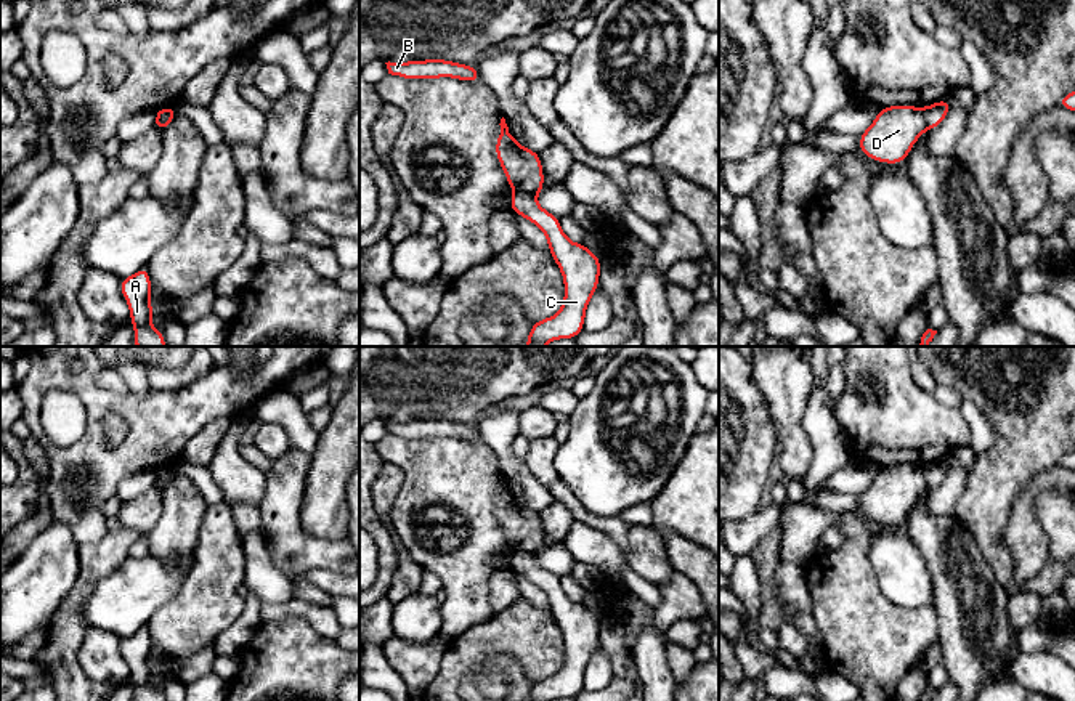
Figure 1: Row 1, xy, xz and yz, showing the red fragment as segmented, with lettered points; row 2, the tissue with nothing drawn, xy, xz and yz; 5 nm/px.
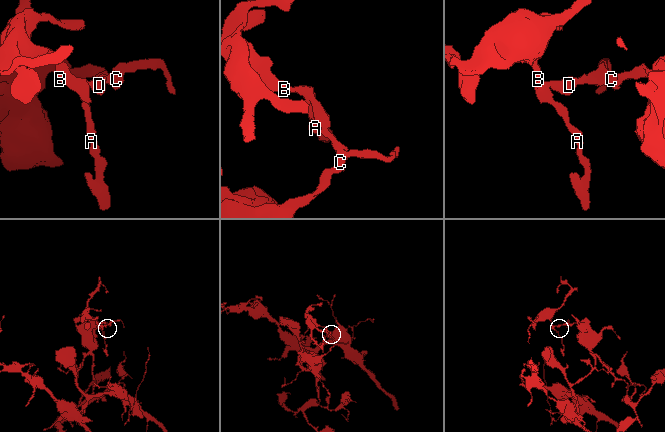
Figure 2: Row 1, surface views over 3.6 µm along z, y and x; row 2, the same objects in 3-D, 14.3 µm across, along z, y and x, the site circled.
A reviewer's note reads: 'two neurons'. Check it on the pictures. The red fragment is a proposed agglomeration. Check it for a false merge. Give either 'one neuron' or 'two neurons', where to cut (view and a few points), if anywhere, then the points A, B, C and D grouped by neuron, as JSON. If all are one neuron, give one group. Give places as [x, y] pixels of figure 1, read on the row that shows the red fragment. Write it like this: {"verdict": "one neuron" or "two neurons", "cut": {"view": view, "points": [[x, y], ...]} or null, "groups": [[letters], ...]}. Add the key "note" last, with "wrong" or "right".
{"verdict": "two neurons", "cut": {"view": "xz", "points": [[515, 191], [535, 194]]}, "groups": [["A", "B", "D"], ["C"]], "note": "right"}

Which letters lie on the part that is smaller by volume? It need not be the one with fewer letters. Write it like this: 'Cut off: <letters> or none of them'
Cut off: A, B, D

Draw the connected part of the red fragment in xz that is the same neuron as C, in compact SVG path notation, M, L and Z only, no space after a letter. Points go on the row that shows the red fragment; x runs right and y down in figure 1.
M515 192L510 210L533 221L546 236L549 252L565 282L563 306L549 319L534 321L526 346L544 346L550 340L576 338L582 332L586 308L598 287L600 258L584 244L571 242L560 220L536 202L536 194Z

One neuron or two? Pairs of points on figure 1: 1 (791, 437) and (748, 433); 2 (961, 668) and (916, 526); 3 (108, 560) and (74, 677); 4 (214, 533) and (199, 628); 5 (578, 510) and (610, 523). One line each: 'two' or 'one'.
1: two
2: one
3: one
4: one
5: one

